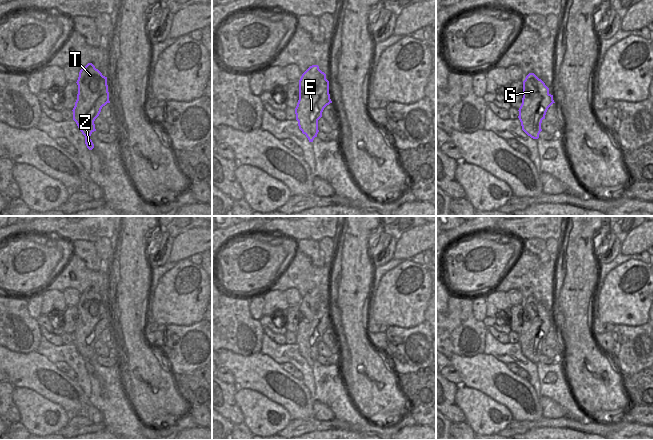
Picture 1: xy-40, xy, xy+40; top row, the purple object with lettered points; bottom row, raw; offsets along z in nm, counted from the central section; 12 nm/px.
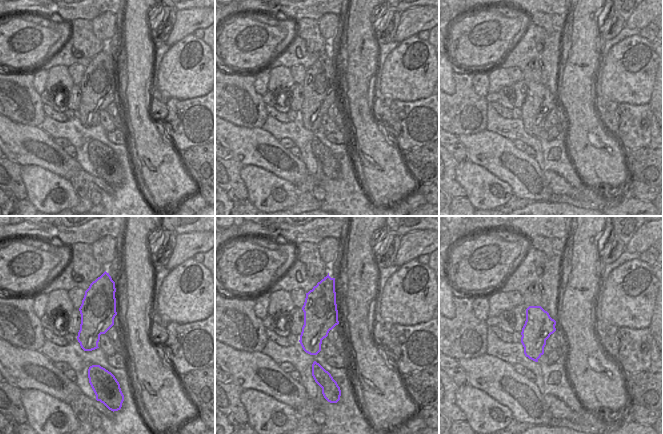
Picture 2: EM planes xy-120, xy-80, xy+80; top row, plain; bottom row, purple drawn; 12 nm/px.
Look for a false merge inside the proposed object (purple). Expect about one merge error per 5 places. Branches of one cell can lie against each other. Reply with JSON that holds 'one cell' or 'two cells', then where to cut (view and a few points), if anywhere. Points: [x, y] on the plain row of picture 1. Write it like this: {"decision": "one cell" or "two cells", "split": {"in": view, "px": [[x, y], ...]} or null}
{"decision": "one cell", "split": null}

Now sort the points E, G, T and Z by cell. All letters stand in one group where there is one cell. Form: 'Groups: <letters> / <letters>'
Groups: E G T Z

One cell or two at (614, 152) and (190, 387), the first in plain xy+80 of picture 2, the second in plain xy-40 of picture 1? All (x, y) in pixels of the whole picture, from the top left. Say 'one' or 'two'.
two

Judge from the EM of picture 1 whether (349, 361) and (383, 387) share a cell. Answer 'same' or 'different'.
same

